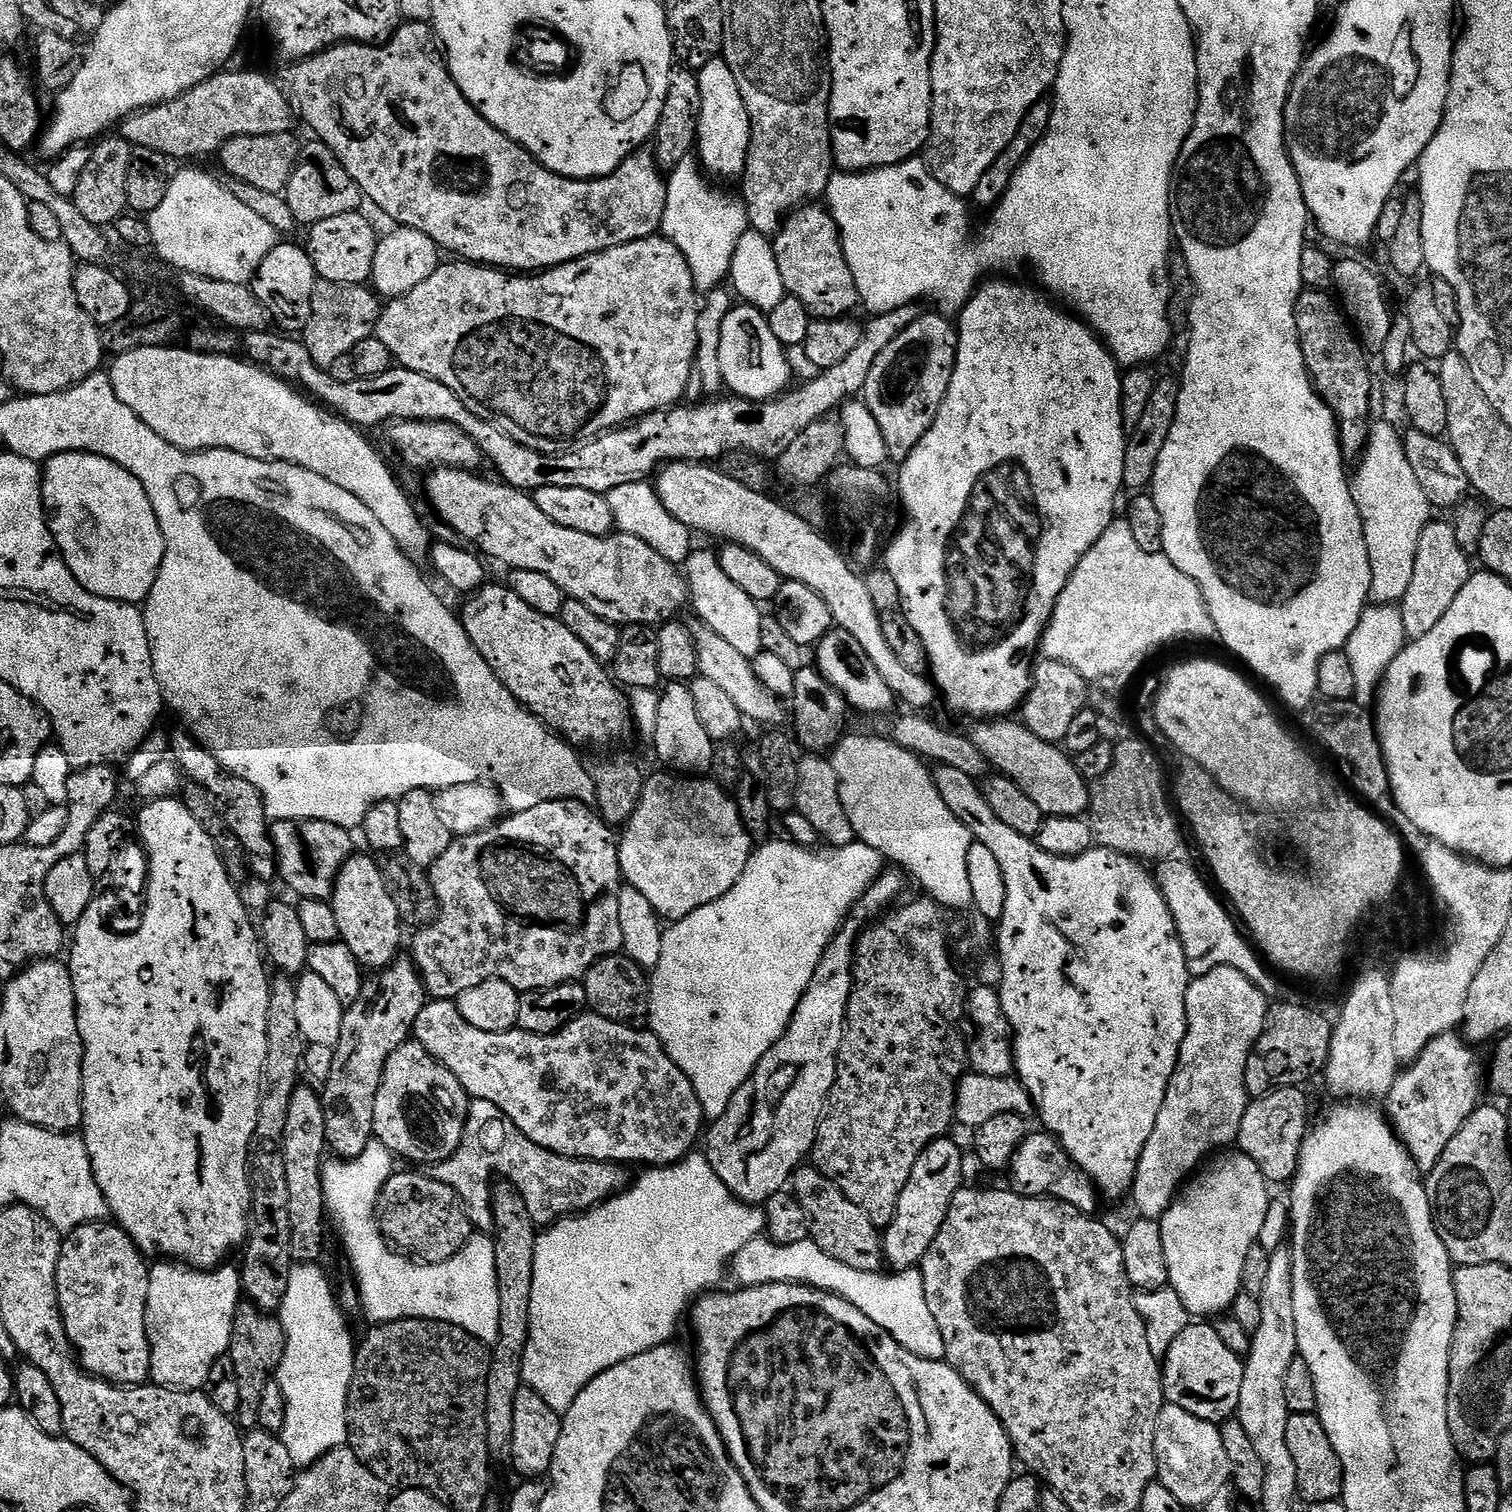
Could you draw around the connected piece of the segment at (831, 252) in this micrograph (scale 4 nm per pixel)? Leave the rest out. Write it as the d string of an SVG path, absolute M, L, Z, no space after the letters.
M809 202L803 208L788 213L774 237L774 247L785 293L798 298L813 318L838 320L855 313L852 311L860 304L858 286L854 286L854 278L842 250L840 231L827 207Z

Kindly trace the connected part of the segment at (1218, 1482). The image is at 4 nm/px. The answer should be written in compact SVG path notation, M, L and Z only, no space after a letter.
M1165 1403L1164 1409L1158 1414L1158 1426L1156 1427L1156 1474L1158 1477L1158 1483L1162 1486L1166 1486L1166 1490L1170 1490L1170 1494L1174 1494L1174 1498L1178 1498L1178 1502L1182 1502L1185 1509L1196 1510L1203 1509L1206 1502L1210 1502L1210 1498L1214 1498L1214 1494L1218 1494L1218 1490L1222 1490L1226 1487L1230 1480L1229 1463L1226 1454L1226 1447L1222 1442L1222 1434L1220 1428L1217 1425L1206 1422L1202 1418L1194 1418L1194 1414L1186 1414L1186 1410L1182 1410L1178 1406L1174 1406L1170 1403Z

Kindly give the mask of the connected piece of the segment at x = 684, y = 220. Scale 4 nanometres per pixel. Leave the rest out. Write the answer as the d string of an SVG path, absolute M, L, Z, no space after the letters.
M677 170L667 177L668 201L660 223L660 232L667 240L674 242L678 250L682 250L694 274L697 289L711 290L725 283L732 271L738 238L749 231L750 225L743 199L736 197L735 200L734 197L711 188L708 185L709 177L697 172L688 172L683 176L683 171Z

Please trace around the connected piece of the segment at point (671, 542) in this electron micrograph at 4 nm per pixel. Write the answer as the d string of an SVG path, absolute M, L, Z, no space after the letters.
M639 480L626 482L626 486L614 486L614 490L607 492L606 499L612 511L612 523L623 535L646 542L646 546L677 566L683 565L691 555L694 549L692 529L678 522L678 518L674 518L674 514L662 506L662 498L651 483Z

